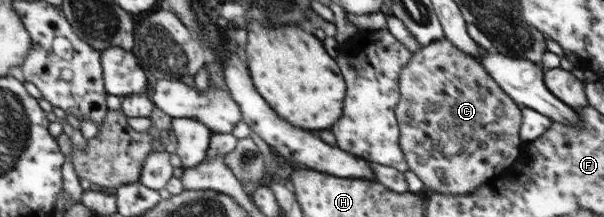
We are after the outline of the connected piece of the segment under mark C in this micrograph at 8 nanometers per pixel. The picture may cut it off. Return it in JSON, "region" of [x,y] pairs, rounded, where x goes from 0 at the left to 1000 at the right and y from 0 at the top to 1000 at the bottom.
{"region":[[[728,180],[680,244],[661,359],[662,470],[654,502],[661,581],[661,668],[677,783],[687,793],[707,866],[740,899],[783,889],[811,816],[828,806],[864,714],[861,636],[863,493],[854,484],[808,341],[798,290]]]}

